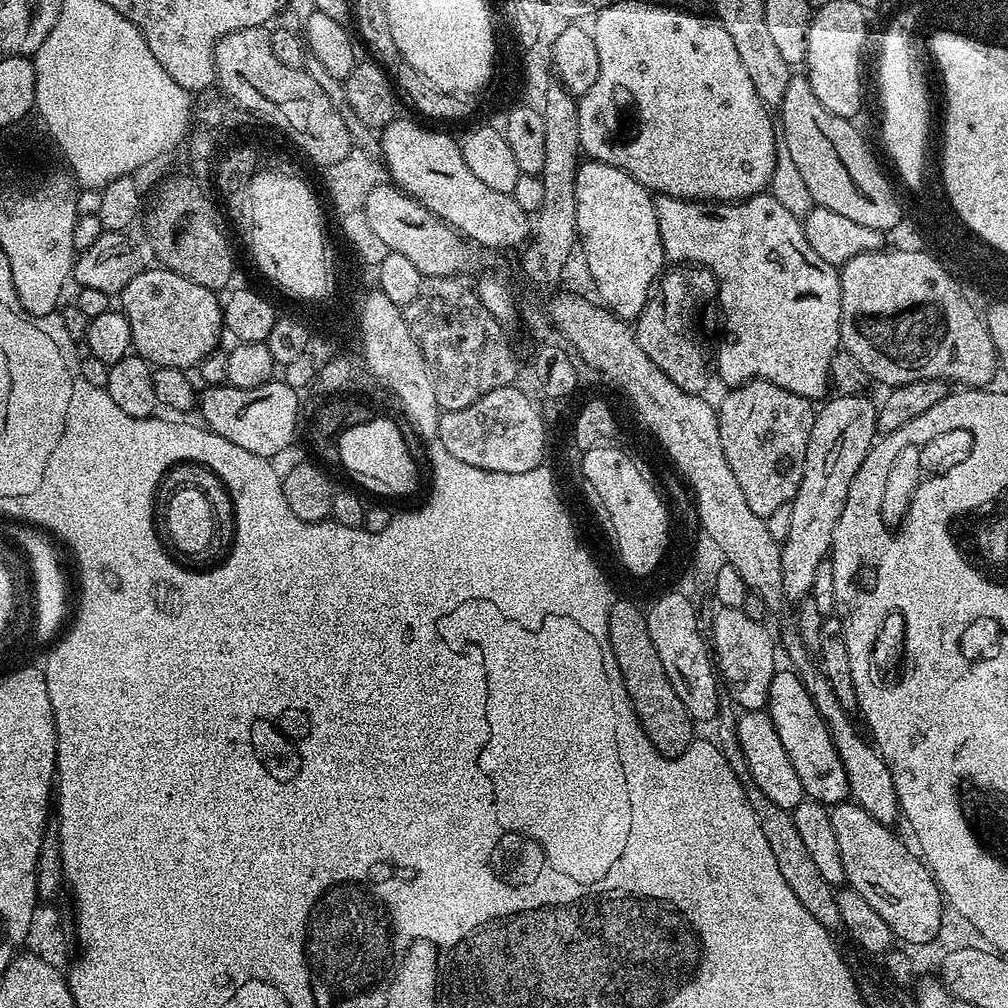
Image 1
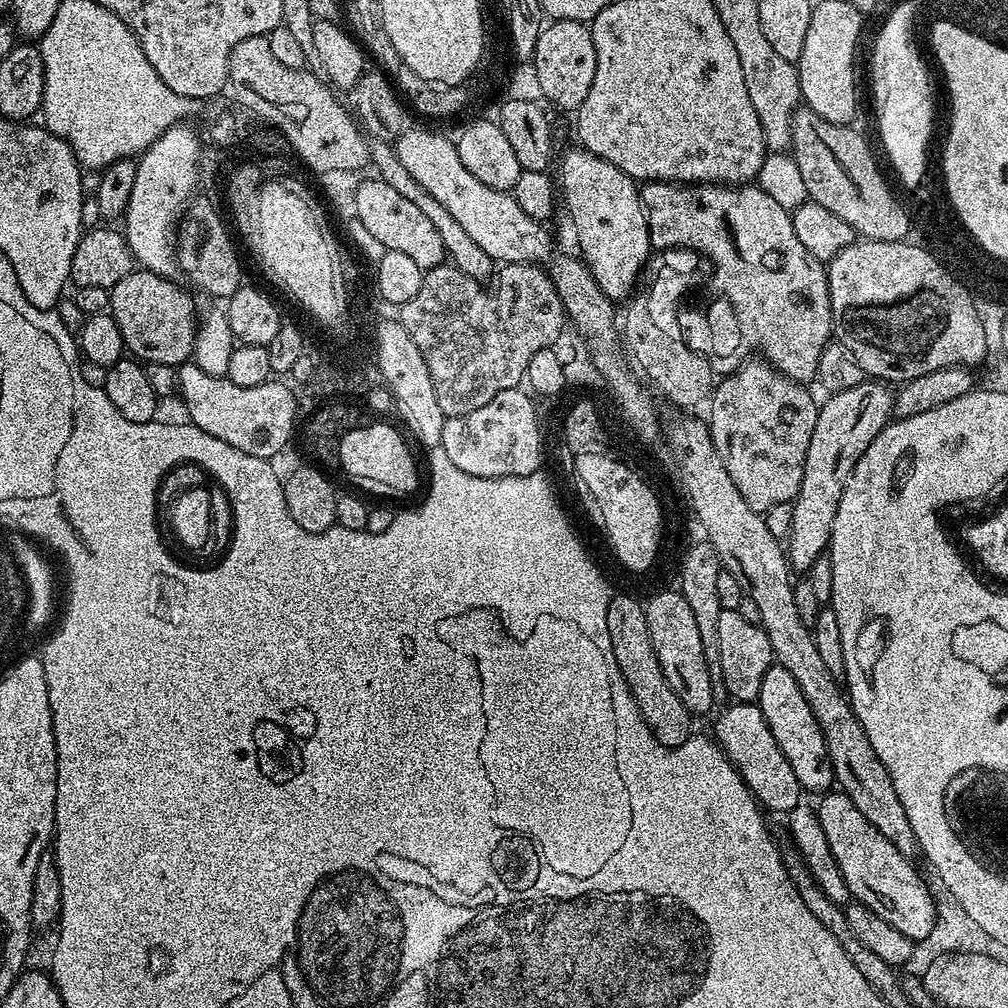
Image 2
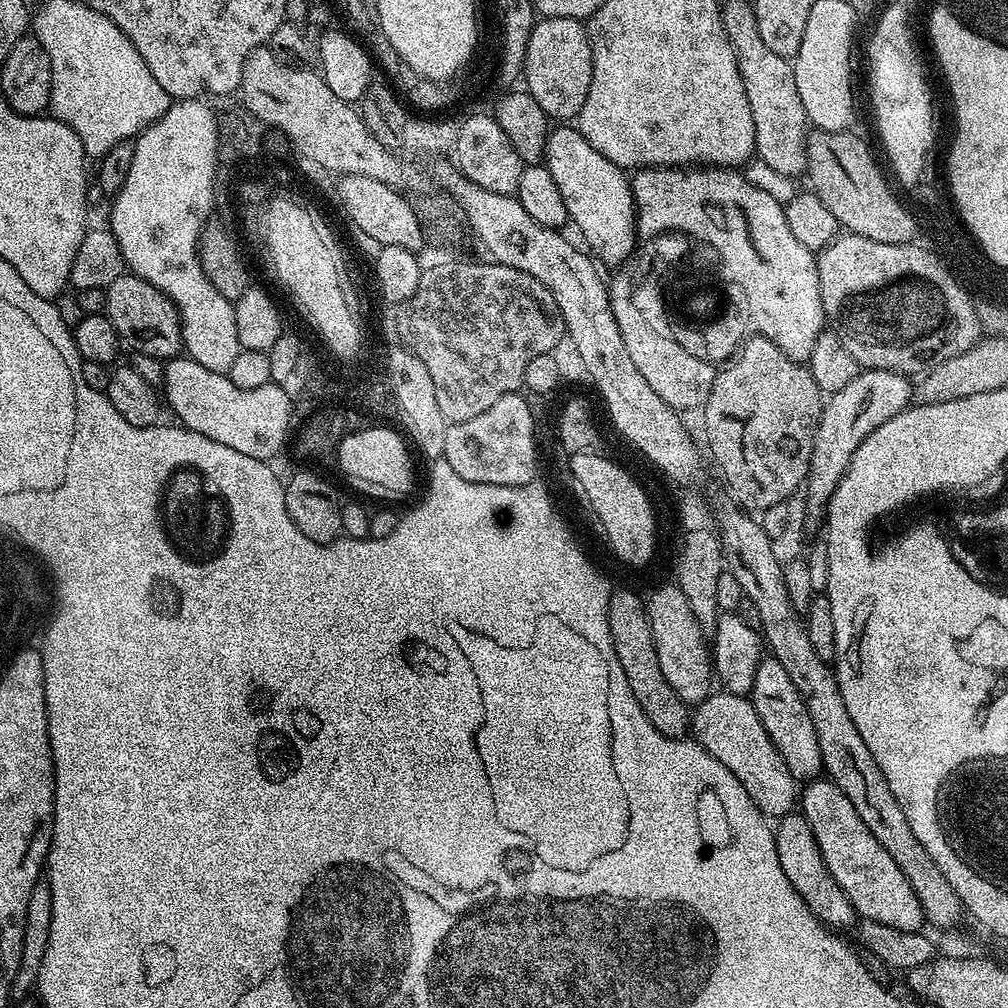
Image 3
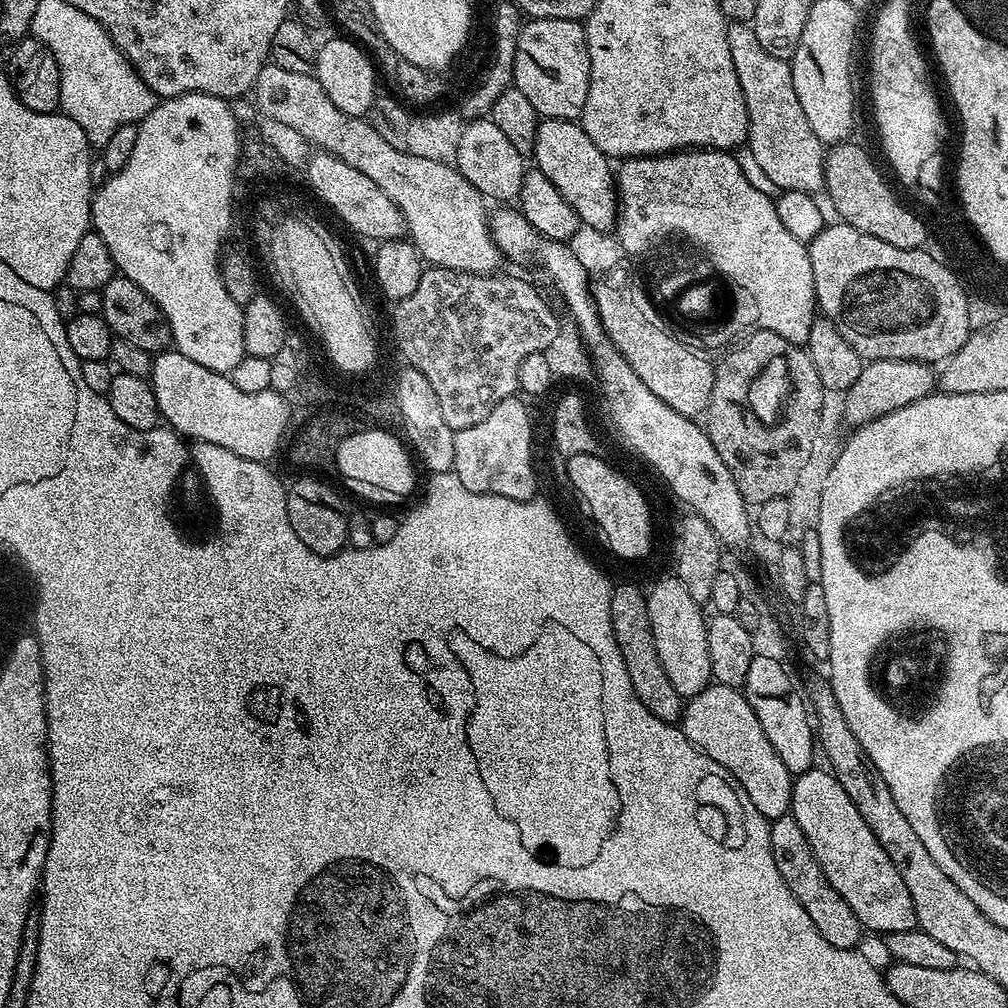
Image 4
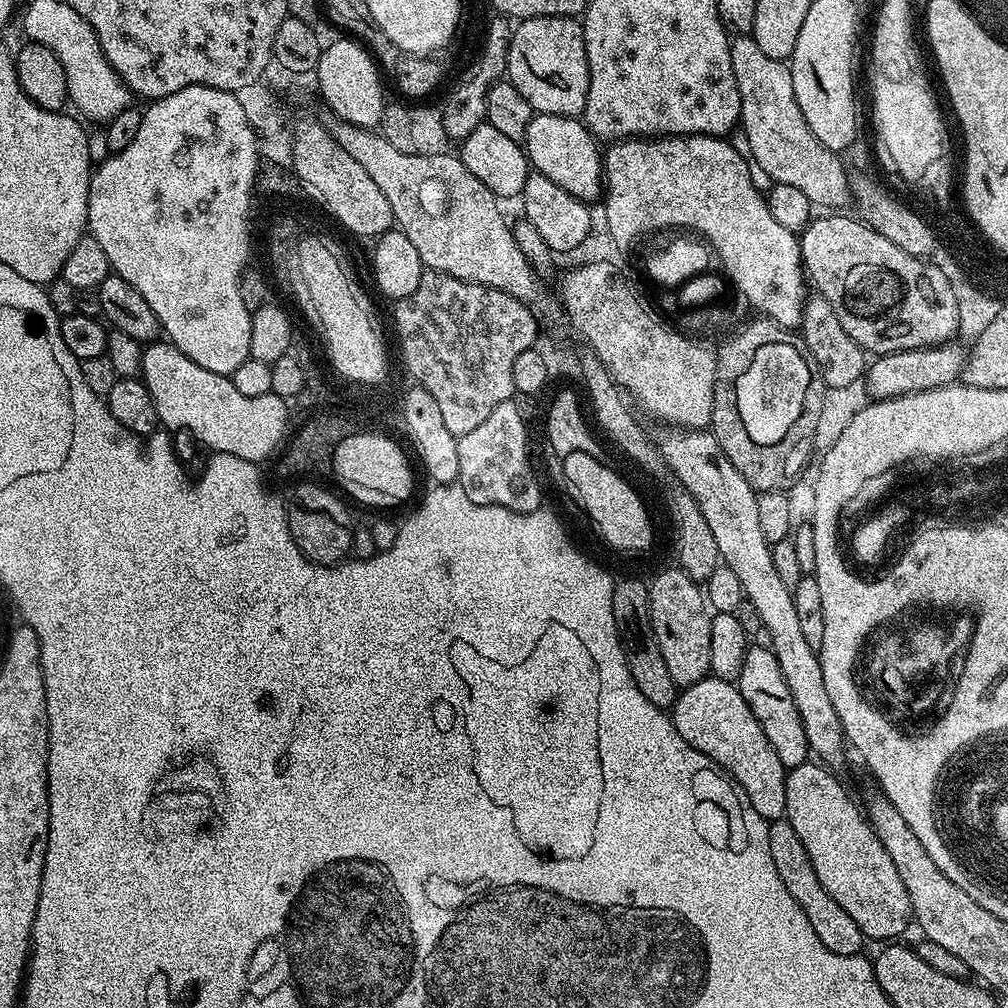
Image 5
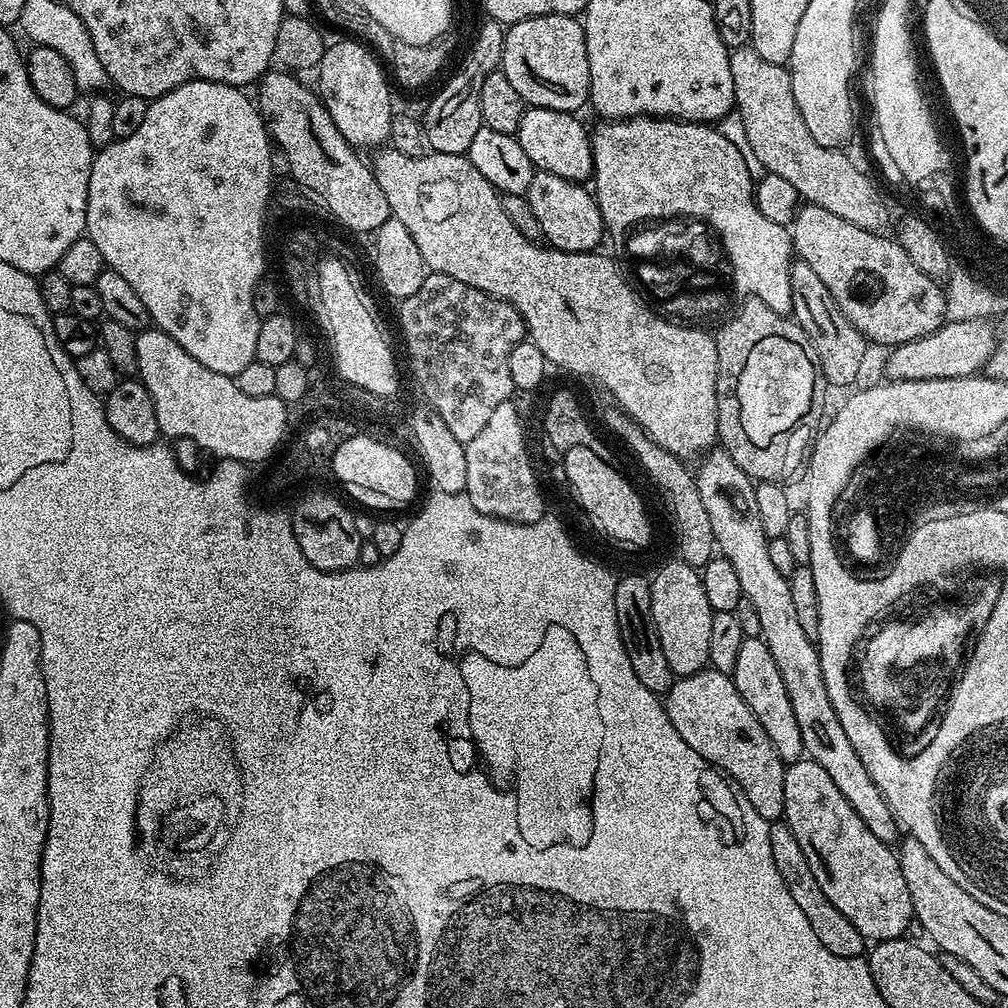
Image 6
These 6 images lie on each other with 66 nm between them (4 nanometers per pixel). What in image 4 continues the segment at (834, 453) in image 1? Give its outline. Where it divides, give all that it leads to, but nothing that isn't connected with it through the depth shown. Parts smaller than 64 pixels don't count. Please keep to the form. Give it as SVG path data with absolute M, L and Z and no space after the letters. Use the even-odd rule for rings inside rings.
M874 360L865 363L862 374L858 374L858 382L850 386L848 391L843 393L844 420L851 426L868 424L877 416L885 416L894 410L902 410L902 406L910 406L922 398L933 395L938 386L938 372L931 364L924 364L921 360Z

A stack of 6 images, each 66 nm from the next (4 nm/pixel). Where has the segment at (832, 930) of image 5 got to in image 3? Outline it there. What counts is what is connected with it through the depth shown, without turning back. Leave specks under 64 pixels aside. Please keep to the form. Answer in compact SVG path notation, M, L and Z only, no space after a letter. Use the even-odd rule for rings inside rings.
M799 810L787 812L785 816L779 817L775 821L774 831L776 833L776 849L778 850L778 862L782 862L782 871L786 873L786 878L790 878L790 886L798 890L802 902L815 916L820 919L830 930L840 930L836 928L848 928L857 923L858 917L850 898L846 898L846 890L834 882L834 874L826 868L826 862L822 858L822 850L818 848L818 842L814 838L814 830L810 830L810 822L806 822L804 813Z

